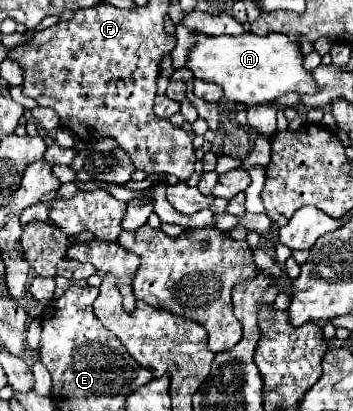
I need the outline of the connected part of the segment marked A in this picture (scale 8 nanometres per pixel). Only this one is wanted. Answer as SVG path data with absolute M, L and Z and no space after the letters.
M204 33L196 35L196 47L188 55L188 69L194 73L196 79L214 81L224 87L224 99L232 103L262 105L272 103L274 99L286 93L300 93L312 95L320 87L314 81L312 73L304 69L304 55L300 47L290 41L282 33L270 35L220 35L210 37Z

